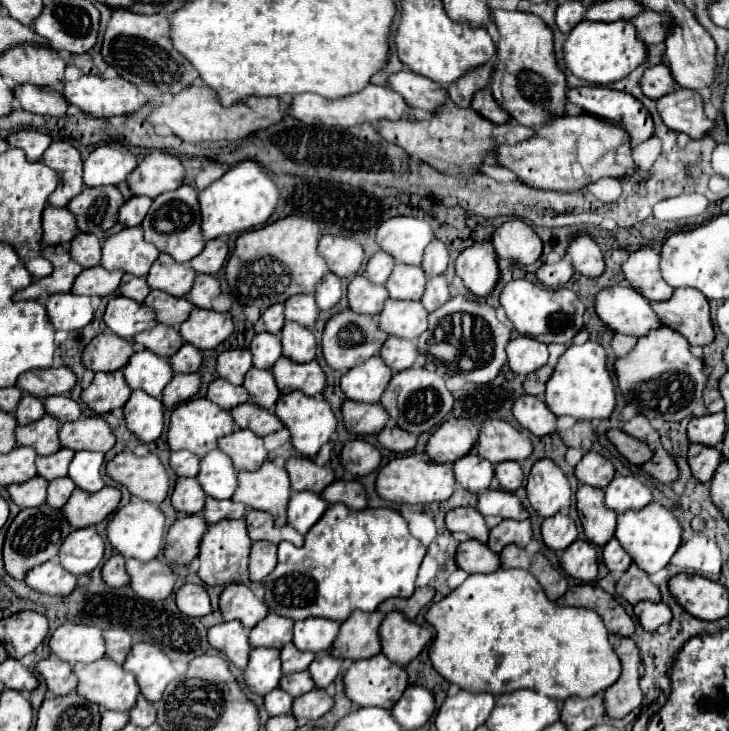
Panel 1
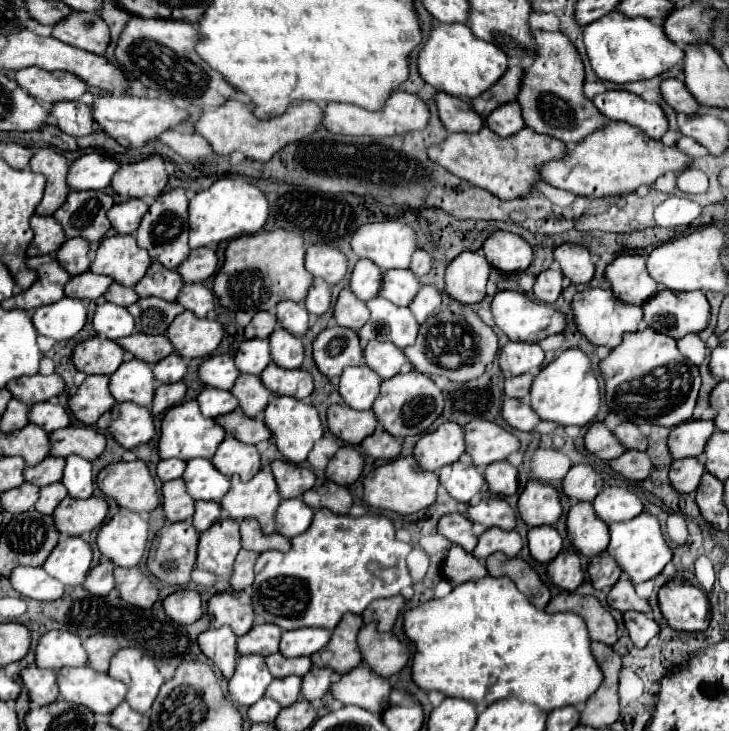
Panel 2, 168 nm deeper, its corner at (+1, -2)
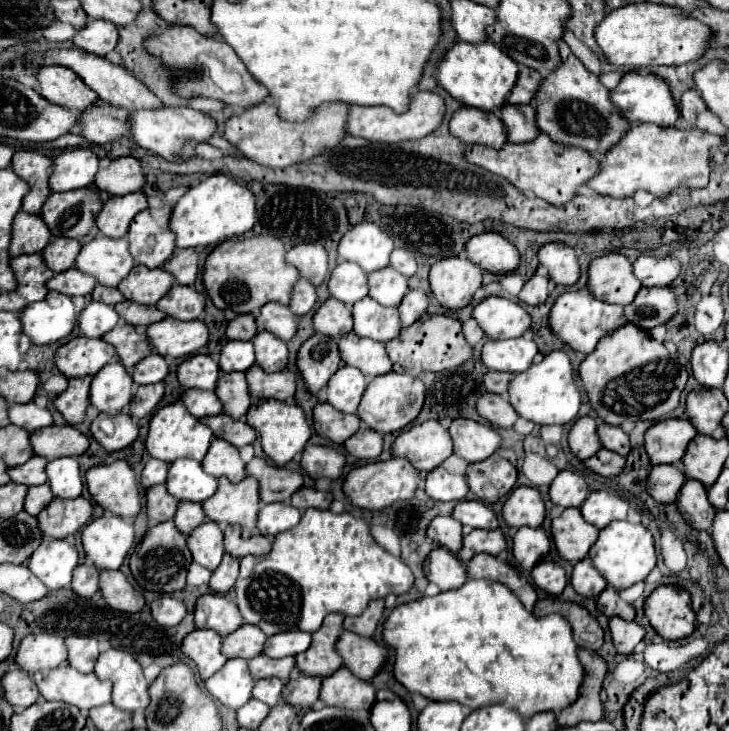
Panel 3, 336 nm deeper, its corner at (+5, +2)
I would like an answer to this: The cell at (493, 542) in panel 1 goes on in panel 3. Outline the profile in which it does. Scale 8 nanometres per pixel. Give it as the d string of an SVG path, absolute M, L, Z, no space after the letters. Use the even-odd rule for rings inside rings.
M473 529L465 539L463 547L457 553L463 561L473 559L477 553L489 553L489 555L499 555L501 551L507 549L507 539L501 529L487 531L487 529Z

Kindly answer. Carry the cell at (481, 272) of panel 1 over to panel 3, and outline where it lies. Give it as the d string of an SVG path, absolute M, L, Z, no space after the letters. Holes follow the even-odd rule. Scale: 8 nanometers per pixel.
M465 255L449 257L431 267L429 283L435 299L447 309L463 309L471 303L473 293L481 287L481 267Z

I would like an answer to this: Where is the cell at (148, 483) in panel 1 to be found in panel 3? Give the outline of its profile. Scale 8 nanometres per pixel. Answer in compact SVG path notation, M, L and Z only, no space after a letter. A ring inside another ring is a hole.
M125 459L91 467L85 479L89 493L103 509L123 517L135 517L141 511L139 483Z

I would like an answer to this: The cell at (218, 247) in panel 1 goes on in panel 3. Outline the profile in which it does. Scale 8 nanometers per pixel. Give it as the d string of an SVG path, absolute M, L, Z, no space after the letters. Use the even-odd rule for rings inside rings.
M191 247L187 249L175 249L171 259L163 265L169 273L175 275L177 283L181 285L193 285L199 273L199 253Z

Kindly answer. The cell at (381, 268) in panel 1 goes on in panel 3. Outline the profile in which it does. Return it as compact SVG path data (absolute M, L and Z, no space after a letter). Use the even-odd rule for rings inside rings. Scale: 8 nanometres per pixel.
M343 261L331 273L329 291L331 291L333 297L341 299L343 303L353 305L355 301L363 299L369 293L367 273L357 263Z

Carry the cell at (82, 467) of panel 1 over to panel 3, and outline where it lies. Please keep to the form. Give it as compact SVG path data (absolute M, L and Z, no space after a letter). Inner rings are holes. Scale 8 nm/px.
M59 457L47 463L47 483L55 497L75 499L81 495L83 481L79 473L79 463L75 457Z

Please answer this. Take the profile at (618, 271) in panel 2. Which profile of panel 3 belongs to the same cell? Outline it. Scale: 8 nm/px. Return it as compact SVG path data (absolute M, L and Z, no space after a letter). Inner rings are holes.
M607 253L589 265L589 289L607 303L633 303L641 281L633 273L633 263L621 253Z

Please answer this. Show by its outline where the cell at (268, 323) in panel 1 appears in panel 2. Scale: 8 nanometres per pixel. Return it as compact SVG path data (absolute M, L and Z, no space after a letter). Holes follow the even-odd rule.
M259 311L259 313L253 315L251 323L245 327L245 337L247 339L255 339L255 337L257 339L267 339L273 333L275 327L277 327L275 315L269 313L269 311Z

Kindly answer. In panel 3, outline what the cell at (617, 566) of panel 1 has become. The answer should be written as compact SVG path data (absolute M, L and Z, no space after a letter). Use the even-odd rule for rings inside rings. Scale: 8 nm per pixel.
M585 557L583 561L579 561L575 565L573 575L571 575L571 583L577 593L589 595L589 597L597 597L607 587L605 577L595 569L595 565L591 563L589 557Z

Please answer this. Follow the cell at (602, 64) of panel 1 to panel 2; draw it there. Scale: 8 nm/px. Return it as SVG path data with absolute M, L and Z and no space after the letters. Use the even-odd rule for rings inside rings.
M611 11L609 15L589 23L583 29L583 41L597 77L601 81L619 85L659 77L661 73L681 63L685 57L683 47L667 39L663 25L657 25L651 19L627 19L627 15L621 15L619 11Z

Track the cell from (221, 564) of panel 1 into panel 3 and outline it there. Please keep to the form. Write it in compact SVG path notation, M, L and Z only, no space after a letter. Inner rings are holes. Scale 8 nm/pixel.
M213 521L201 523L201 527L197 527L193 531L193 535L189 535L187 545L189 545L189 551L191 551L195 563L207 567L209 571L217 569L217 565L221 563L221 557L225 553L221 525L213 523Z

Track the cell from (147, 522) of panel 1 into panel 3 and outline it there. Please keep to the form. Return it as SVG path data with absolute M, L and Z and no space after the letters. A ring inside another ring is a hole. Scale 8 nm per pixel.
M107 511L103 517L93 519L81 535L87 557L99 569L119 569L133 547L133 539L133 519L125 519Z

